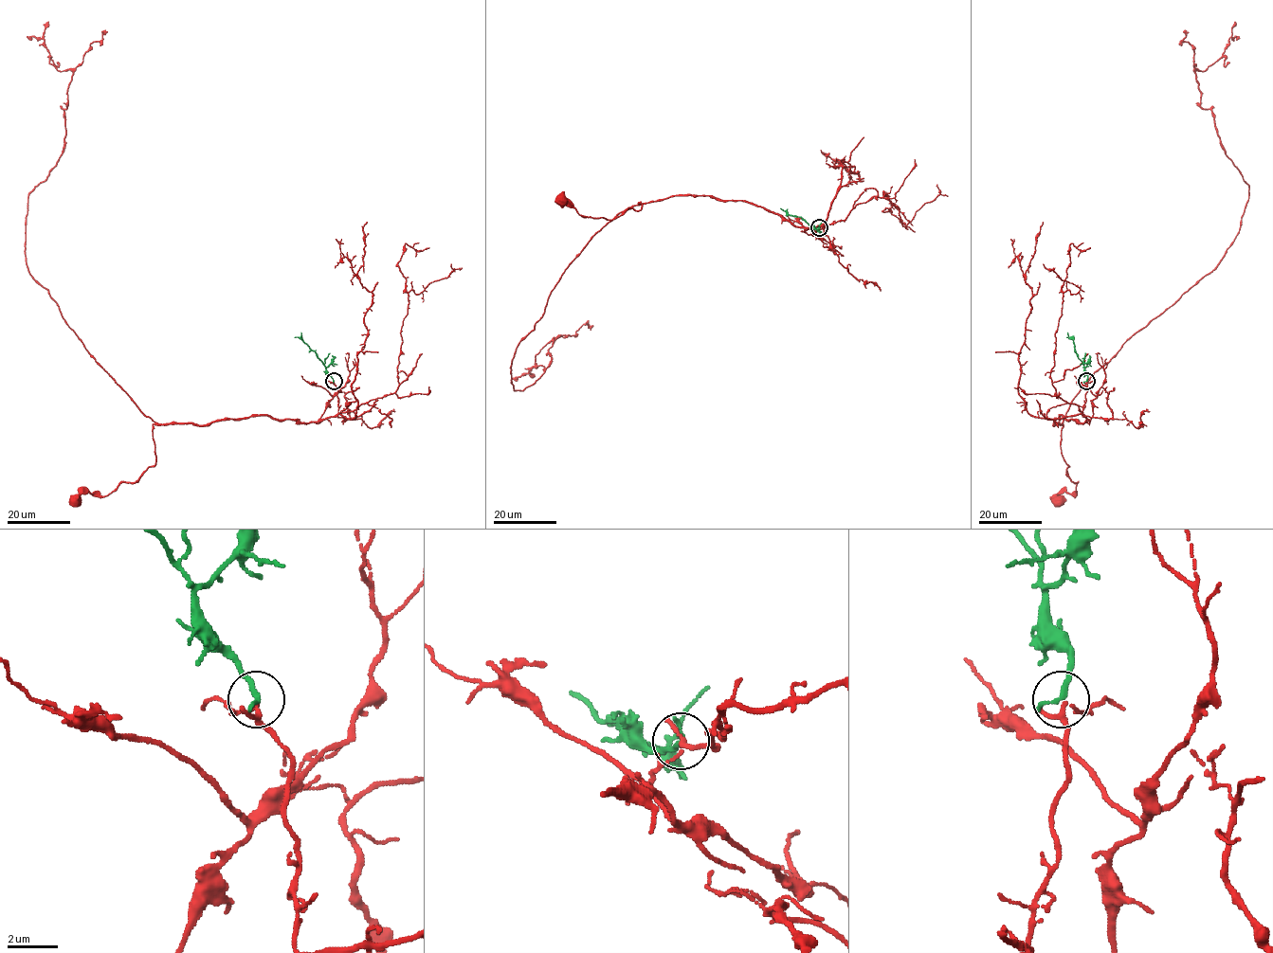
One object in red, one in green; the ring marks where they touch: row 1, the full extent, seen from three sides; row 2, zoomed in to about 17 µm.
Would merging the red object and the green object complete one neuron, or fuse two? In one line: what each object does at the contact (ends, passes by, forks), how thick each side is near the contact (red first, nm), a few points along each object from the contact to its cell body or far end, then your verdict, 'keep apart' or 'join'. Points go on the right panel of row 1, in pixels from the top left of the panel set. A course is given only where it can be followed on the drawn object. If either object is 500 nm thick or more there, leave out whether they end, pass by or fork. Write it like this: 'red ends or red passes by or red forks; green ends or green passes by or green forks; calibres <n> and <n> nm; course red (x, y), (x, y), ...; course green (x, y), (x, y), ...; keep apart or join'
red forks; green ends; calibres 140 and 240 nm; course red (1086, 382), (1085, 422), (1054, 421), (1062, 424), (1066, 475), (1078, 482), (1075, 496), (1060, 492), (1058, 499); course green (1086, 381), (1085, 367), (1078, 357), (1073, 340), (1066, 337); join

